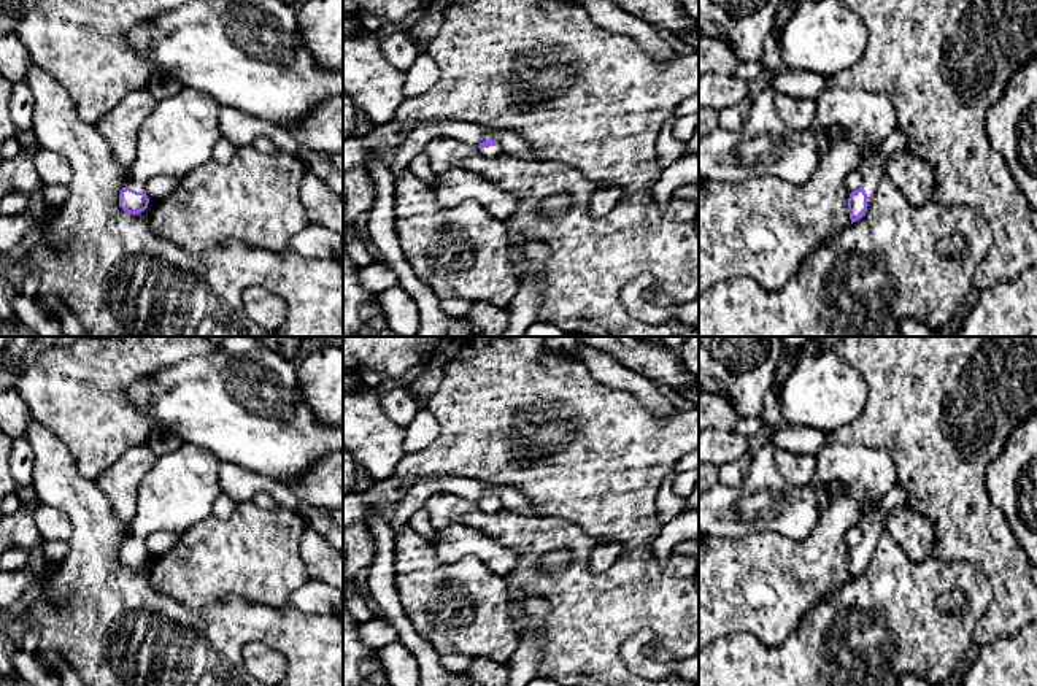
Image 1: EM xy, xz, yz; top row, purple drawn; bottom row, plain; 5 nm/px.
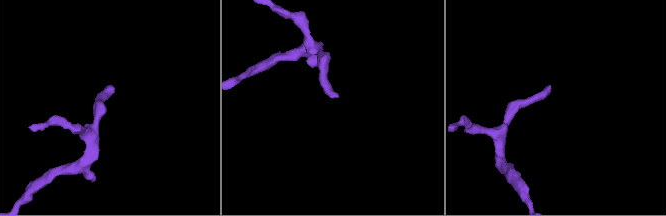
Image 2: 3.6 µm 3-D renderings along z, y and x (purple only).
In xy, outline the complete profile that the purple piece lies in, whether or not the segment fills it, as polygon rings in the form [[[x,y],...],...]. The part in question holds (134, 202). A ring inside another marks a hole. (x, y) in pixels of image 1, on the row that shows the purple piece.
[[[183,87],[168,98],[157,100],[138,130],[138,149],[133,165],[129,168],[130,183],[119,194],[119,206],[138,214],[148,208],[145,183],[156,175],[183,178],[211,159],[214,145],[222,138],[218,113],[219,103],[197,89]]]

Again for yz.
[[[878,149],[870,151],[859,165],[862,186],[850,194],[848,211],[851,224],[859,221],[867,211],[867,200],[877,191],[885,175],[885,159]]]

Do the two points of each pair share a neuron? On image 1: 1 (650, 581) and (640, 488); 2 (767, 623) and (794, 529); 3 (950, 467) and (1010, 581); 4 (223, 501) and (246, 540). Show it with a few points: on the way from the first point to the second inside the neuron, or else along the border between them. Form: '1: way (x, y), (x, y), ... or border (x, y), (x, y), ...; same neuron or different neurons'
1: border (650, 543), (624, 548); different neurons
2: border (820, 513), (799, 539), (767, 529); different neurons
3: way (953, 496), (964, 518), (998, 553); same neuron
4: border (237, 502), (226, 518), (212, 515); different neurons

